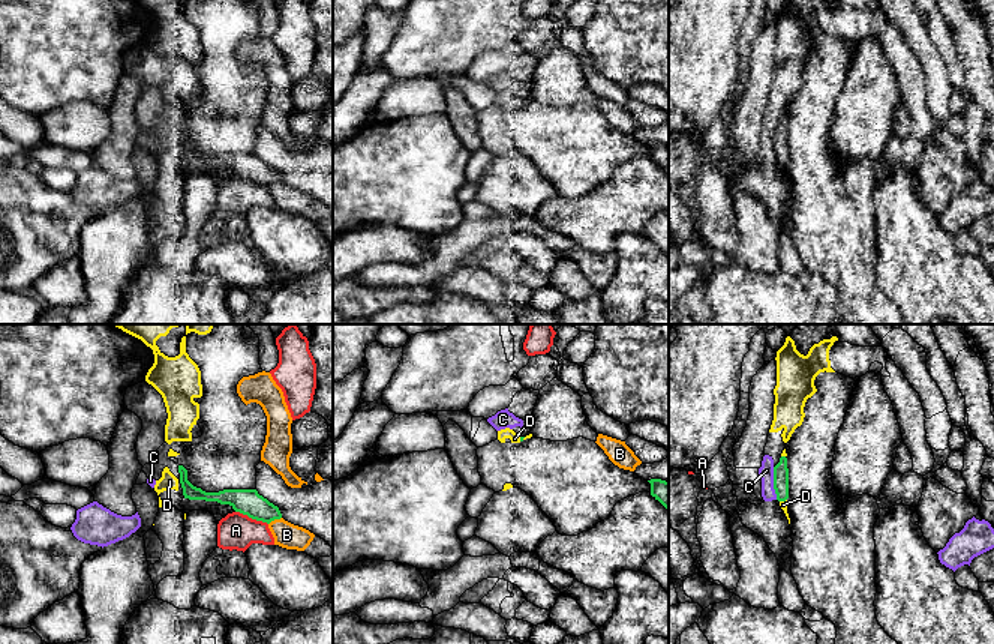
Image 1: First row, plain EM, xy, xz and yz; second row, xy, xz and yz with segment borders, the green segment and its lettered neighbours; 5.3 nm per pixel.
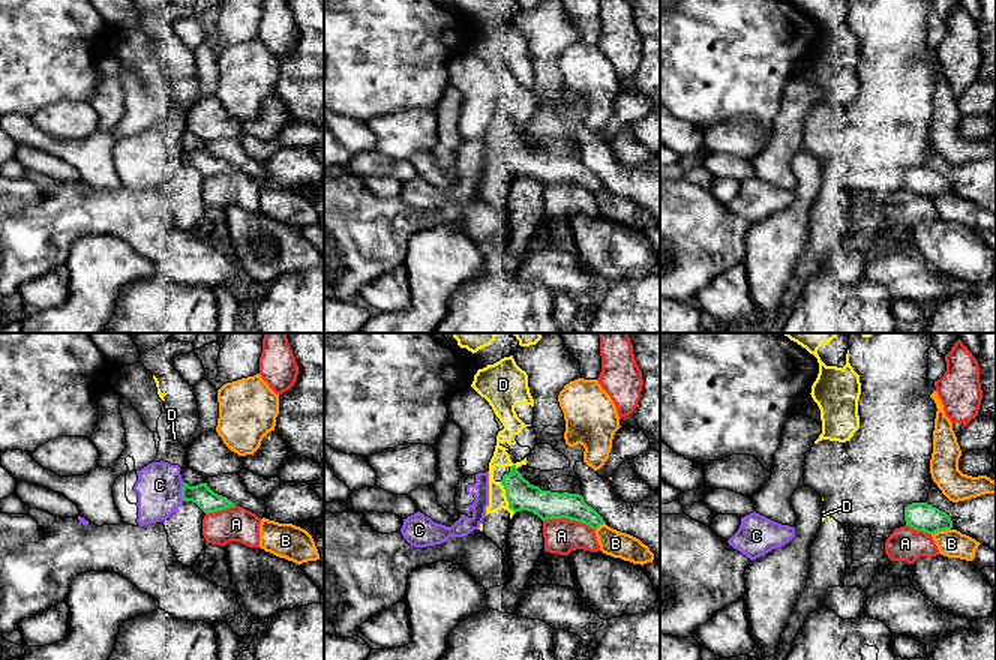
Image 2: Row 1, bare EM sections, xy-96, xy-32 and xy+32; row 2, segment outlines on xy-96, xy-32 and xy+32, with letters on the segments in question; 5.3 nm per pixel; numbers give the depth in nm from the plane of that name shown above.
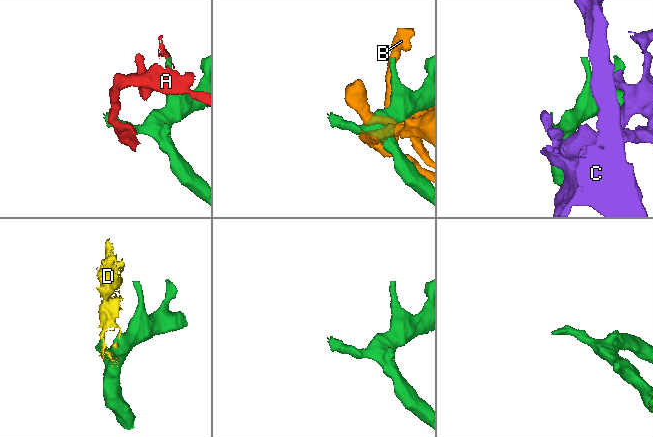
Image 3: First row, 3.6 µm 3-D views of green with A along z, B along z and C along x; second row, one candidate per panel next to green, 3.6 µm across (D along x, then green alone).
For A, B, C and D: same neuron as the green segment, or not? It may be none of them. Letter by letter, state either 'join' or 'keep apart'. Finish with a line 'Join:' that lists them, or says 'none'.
A: keep apart
B: keep apart
C: keep apart
D: join
Join: D

